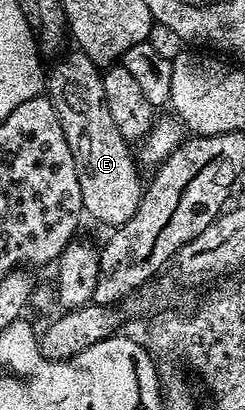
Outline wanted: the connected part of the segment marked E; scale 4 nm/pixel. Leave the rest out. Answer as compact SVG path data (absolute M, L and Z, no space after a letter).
M73 49L73 52L50 75L48 72L47 97L59 113L61 128L71 149L71 157L75 157L84 214L106 223L106 228L112 229L123 226L127 221L131 221L131 217L135 217L135 209L139 209L139 201L143 194L143 179L141 183L142 172L139 170L134 148L133 151L129 148L132 147L130 140L123 138L119 129L115 129L115 121L111 121L111 113L107 113L107 105L103 97L102 74L102 68L94 63L91 57L84 55L80 49Z

